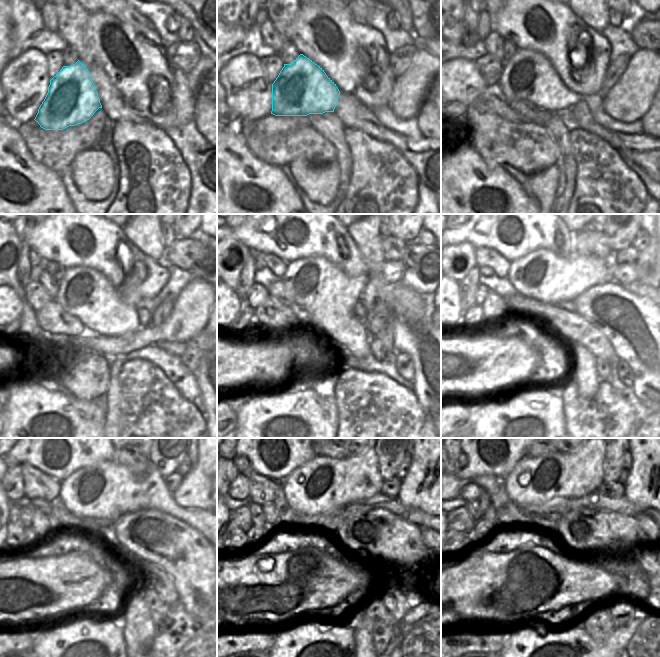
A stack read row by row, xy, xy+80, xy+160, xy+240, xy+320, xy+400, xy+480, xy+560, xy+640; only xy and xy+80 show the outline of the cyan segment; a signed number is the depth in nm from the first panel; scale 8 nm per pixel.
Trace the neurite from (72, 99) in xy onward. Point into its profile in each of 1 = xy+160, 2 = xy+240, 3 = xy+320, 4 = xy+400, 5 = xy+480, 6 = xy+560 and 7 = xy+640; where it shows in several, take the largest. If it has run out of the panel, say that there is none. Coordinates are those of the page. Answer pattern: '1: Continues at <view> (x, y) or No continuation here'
1: Continues at xy+160 (528, 75)
2: Continues at xy+240 (84, 292)
3: Continues at xy+320 (329, 296)
4: Continues at xy+400 (543, 275)
5: Continues at xy+480 (107, 489)
6: Continues at xy+560 (321, 484)
7: Continues at xy+640 (535, 479).

